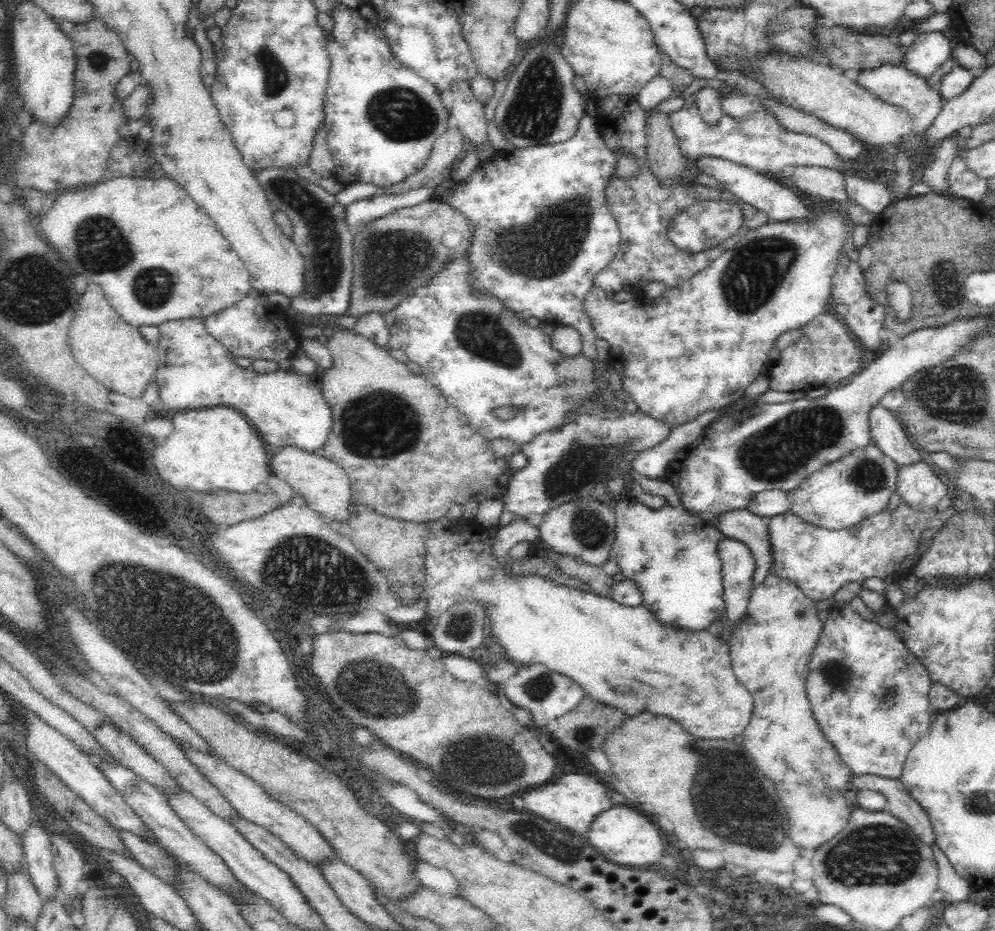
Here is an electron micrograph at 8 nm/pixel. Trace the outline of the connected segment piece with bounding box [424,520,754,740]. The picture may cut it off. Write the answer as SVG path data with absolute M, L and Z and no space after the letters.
M436 520L438 522L438 528L436 532L430 536L428 540L428 562L426 562L426 592L424 592L424 598L428 600L430 608L428 608L428 616L438 620L438 616L446 614L446 610L450 608L450 604L462 596L480 596L480 598L486 598L488 604L490 604L490 620L492 620L492 632L496 636L496 640L502 644L504 652L512 658L516 658L516 662L522 666L522 664L532 664L532 662L542 662L546 666L550 666L552 670L560 672L562 676L566 678L572 678L580 688L584 688L588 692L588 696L592 696L594 700L602 702L602 704L610 704L610 706L616 706L620 708L624 714L628 716L634 716L634 714L640 714L640 712L652 712L656 716L668 716L672 718L674 722L678 722L686 732L702 738L702 740L736 740L736 738L742 738L742 734L746 732L746 728L750 726L752 722L752 716L754 716L754 696L752 692L740 684L736 680L736 674L734 674L734 668L732 668L732 656L730 656L730 646L720 642L718 638L714 638L708 630L704 632L684 632L684 630L676 630L676 628L670 628L670 626L664 626L664 624L658 624L658 620L646 612L644 606L638 606L638 608L630 608L630 606L624 606L624 604L618 604L614 602L610 596L600 596L596 592L582 592L582 590L574 590L574 588L566 588L566 586L556 586L552 584L550 580L546 578L540 578L540 576L534 576L534 578L518 578L514 580L510 570L498 570L496 564L492 562L492 552L488 550L492 546L492 540L496 536L498 530L484 530L480 526L474 524L474 536L452 536L456 524L452 526L448 520Z

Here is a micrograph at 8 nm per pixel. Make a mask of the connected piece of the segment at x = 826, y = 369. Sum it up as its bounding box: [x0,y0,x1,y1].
[768,312,864,392]

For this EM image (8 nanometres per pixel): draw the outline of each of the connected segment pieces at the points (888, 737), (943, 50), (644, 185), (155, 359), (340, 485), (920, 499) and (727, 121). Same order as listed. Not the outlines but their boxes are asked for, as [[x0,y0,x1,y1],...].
[[806,604,938,780],[904,32,954,76],[594,160,742,292],[68,284,162,396],[270,446,354,522],[898,462,948,508],[672,104,868,178]]

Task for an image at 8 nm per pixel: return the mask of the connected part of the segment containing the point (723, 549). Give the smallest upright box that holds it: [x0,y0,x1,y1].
[720,538,756,628]

